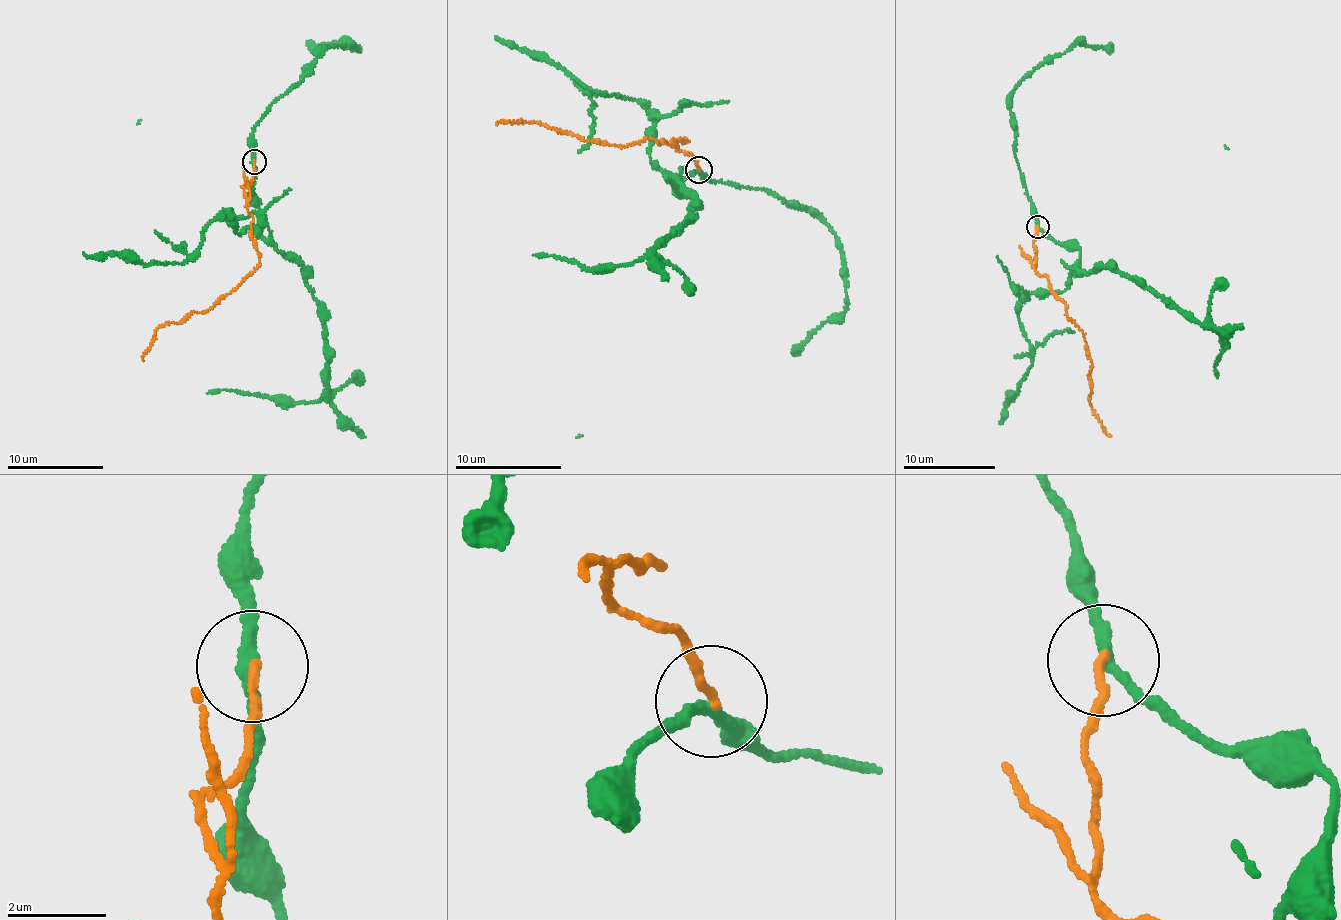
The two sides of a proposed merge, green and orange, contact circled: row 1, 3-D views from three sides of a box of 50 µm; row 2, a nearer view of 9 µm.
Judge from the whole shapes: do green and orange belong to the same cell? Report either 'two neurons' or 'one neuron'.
two neurons

